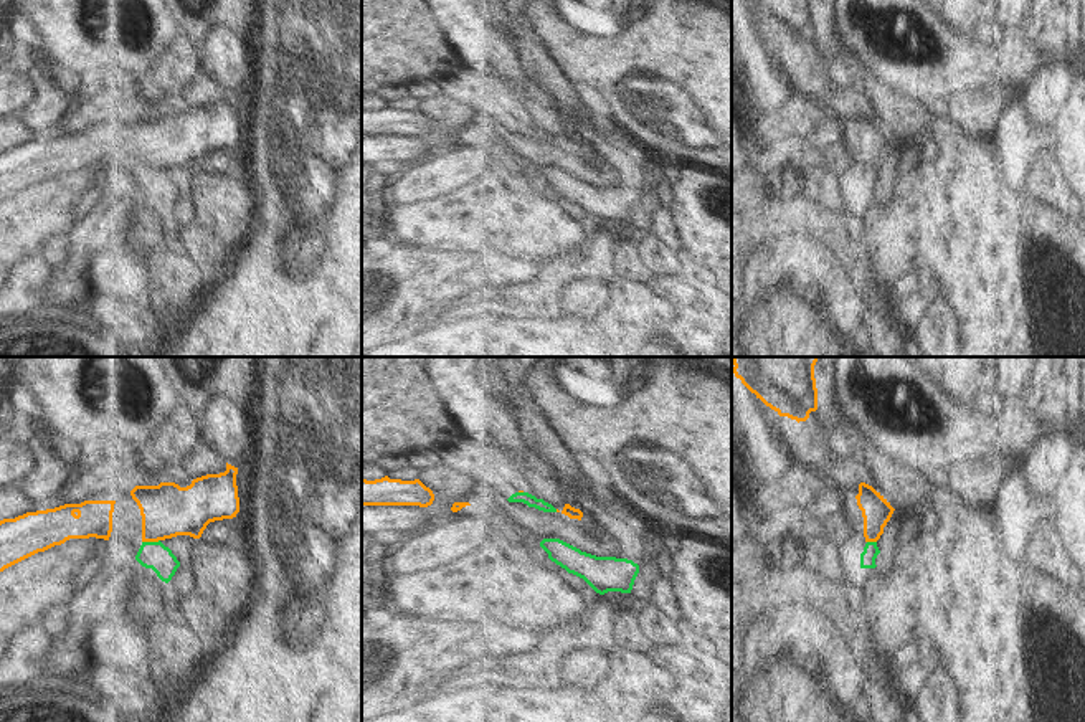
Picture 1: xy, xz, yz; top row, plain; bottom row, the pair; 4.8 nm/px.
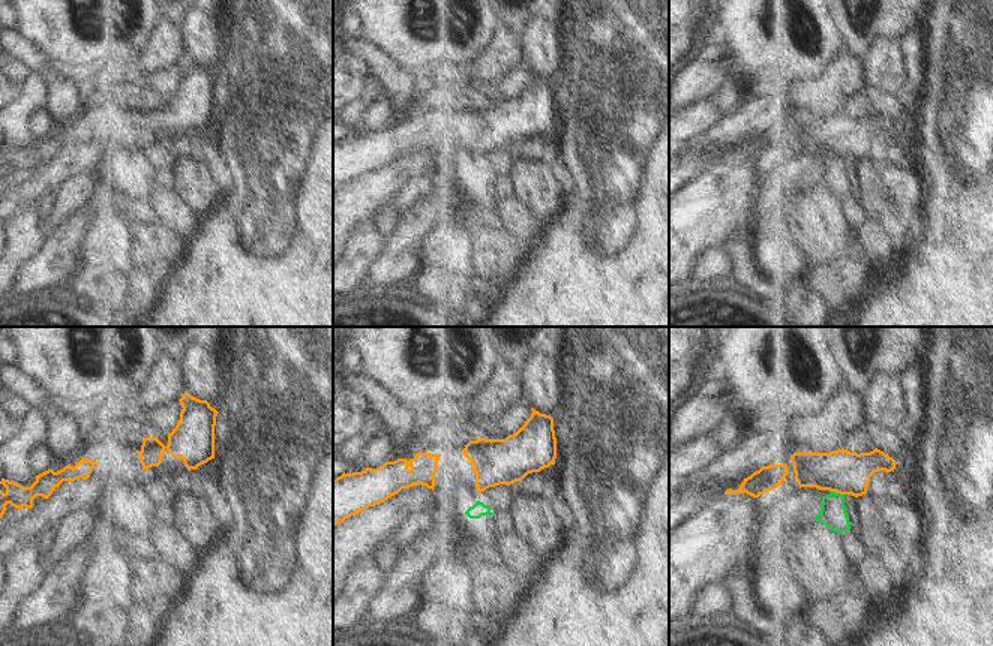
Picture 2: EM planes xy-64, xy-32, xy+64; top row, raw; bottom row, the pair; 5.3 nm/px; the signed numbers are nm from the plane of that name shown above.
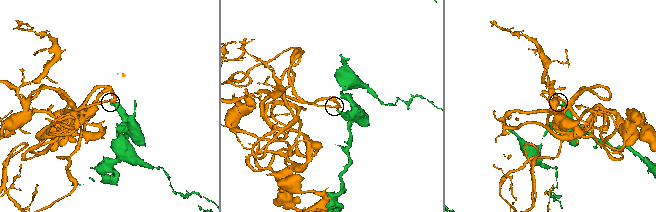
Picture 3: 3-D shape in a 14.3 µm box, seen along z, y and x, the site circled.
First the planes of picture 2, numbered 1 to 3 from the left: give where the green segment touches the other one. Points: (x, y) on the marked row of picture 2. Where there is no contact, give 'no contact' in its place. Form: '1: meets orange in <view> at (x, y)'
1: no contact
2: no contact
3: meets orange in xy+64 at (837, 492)

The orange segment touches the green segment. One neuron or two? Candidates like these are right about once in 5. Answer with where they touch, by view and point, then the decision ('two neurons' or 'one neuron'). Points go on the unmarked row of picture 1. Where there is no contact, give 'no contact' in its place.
meets orange in xy at (151, 170); two neurons

